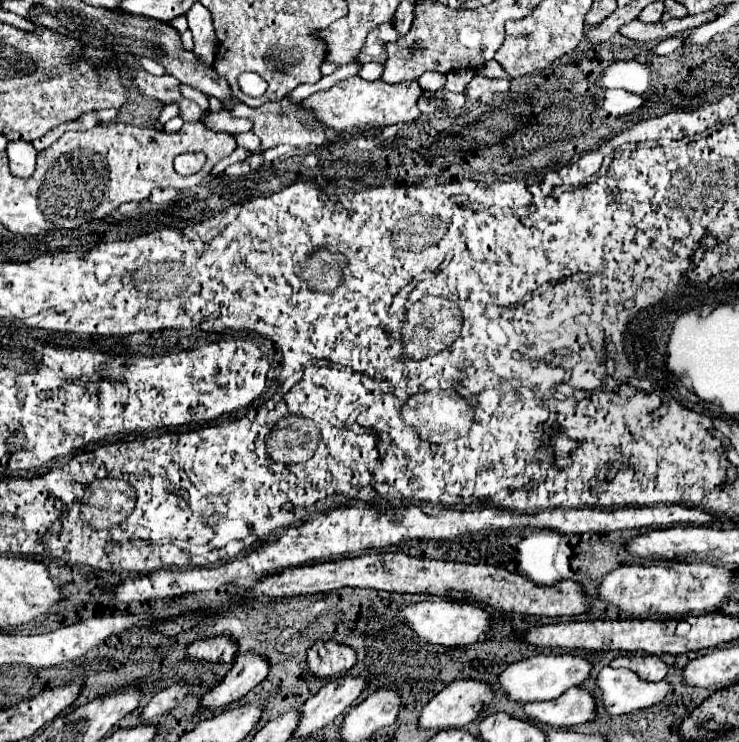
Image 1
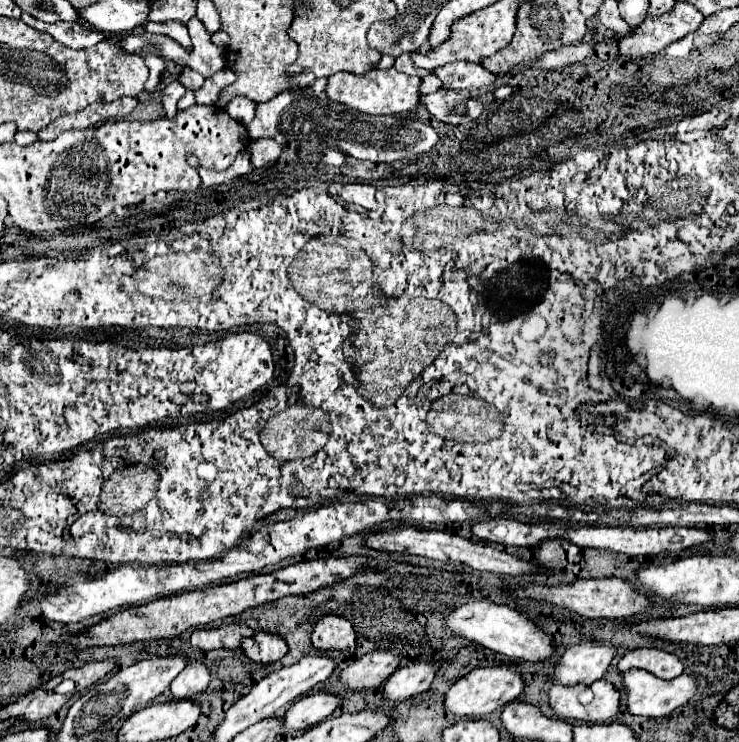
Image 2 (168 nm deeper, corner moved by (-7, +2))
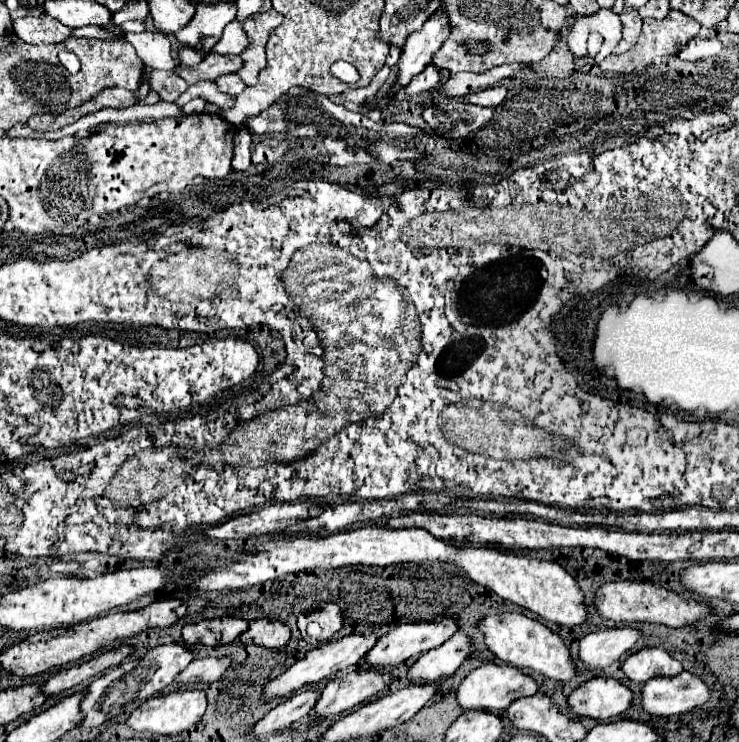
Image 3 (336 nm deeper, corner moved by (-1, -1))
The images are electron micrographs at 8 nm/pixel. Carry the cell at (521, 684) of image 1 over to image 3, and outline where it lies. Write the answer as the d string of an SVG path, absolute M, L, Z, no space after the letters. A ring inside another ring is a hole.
M605 628L587 634L579 642L579 660L591 668L607 668L625 652L633 650L641 632L637 628Z

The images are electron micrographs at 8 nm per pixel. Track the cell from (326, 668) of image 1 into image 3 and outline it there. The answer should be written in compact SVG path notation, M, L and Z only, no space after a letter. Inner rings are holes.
M331 602L323 604L323 608L311 612L309 616L301 616L299 618L299 630L303 632L305 624L309 624L309 622L319 622L319 626L323 628L323 632L319 636L319 642L327 642L327 640L331 640L337 634L337 630L343 628L341 608L337 604L331 604Z

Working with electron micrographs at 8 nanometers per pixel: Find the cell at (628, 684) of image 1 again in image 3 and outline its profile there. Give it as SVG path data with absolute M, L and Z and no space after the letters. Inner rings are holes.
M681 672L675 678L651 678L643 688L643 708L653 716L685 714L707 702L707 684L691 672Z

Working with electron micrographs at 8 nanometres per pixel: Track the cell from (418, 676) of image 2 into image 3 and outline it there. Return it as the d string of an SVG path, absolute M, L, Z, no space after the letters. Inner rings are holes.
M457 632L439 648L425 652L409 670L413 682L429 682L441 676L451 676L473 654L473 642L465 632Z

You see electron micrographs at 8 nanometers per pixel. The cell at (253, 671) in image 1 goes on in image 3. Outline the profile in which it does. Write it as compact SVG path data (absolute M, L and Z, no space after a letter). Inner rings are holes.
M259 618L259 620L251 620L249 628L239 636L239 640L243 644L259 644L265 648L281 648L289 642L289 626L283 622L275 622L275 620L267 620L267 618Z

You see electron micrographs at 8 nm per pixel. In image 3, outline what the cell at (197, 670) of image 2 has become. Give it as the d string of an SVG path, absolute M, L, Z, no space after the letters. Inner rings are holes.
M223 656L223 658L197 658L193 660L183 674L179 674L177 682L183 686L195 686L195 684L203 684L203 682L215 682L219 680L227 668L231 666L231 658Z

